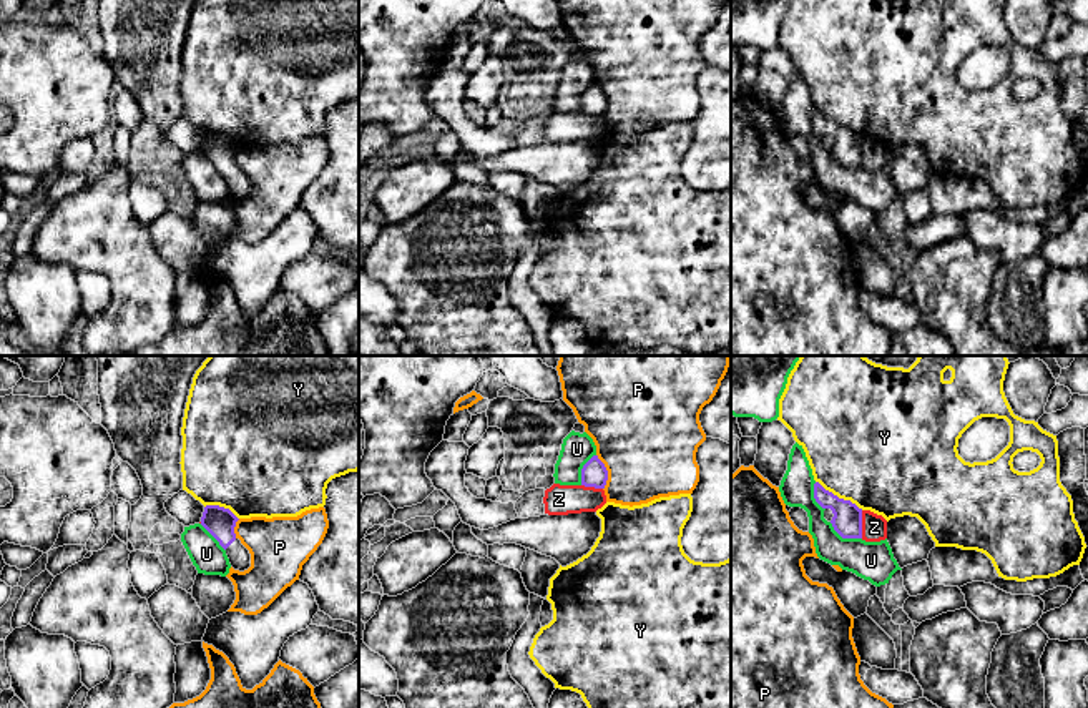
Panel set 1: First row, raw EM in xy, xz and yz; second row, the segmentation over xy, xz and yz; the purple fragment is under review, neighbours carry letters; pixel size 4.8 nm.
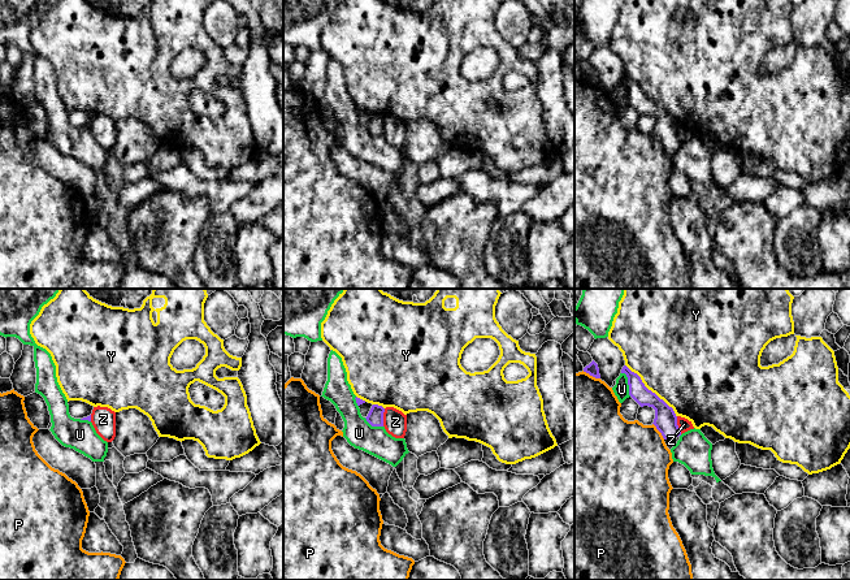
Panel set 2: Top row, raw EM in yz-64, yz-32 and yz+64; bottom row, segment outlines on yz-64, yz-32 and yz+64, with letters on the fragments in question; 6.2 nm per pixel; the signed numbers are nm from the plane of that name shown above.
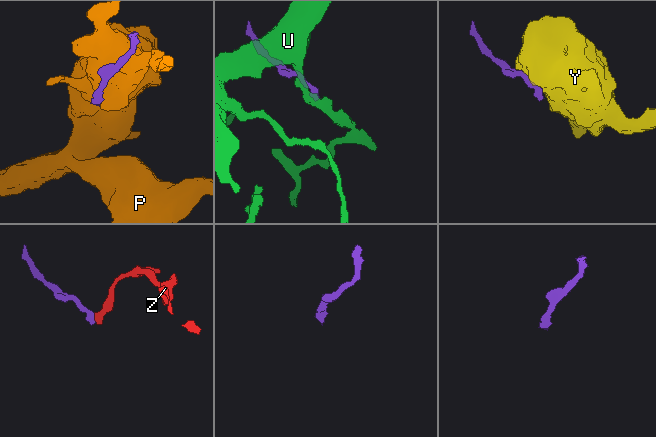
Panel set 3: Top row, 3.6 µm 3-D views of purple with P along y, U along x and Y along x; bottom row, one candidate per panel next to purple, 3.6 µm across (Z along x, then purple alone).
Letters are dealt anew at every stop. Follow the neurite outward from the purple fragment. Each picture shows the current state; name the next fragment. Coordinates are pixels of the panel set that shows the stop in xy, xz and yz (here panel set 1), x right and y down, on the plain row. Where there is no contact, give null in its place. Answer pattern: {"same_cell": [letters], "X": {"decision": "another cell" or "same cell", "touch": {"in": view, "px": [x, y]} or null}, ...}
{"same_cell": [], "P": {"decision": "another cell", "touch": {"in": "xz", "px": [607, 100]}}, "U": {"decision": "another cell", "touch": {"in": "yz", "px": [844, 165]}}, "Y": {"decision": "another cell", "touch": {"in": "yz", "px": [838, 125]}}, "Z": {"decision": "another cell", "touch": {"in": "yz", "px": [861, 152]}}}

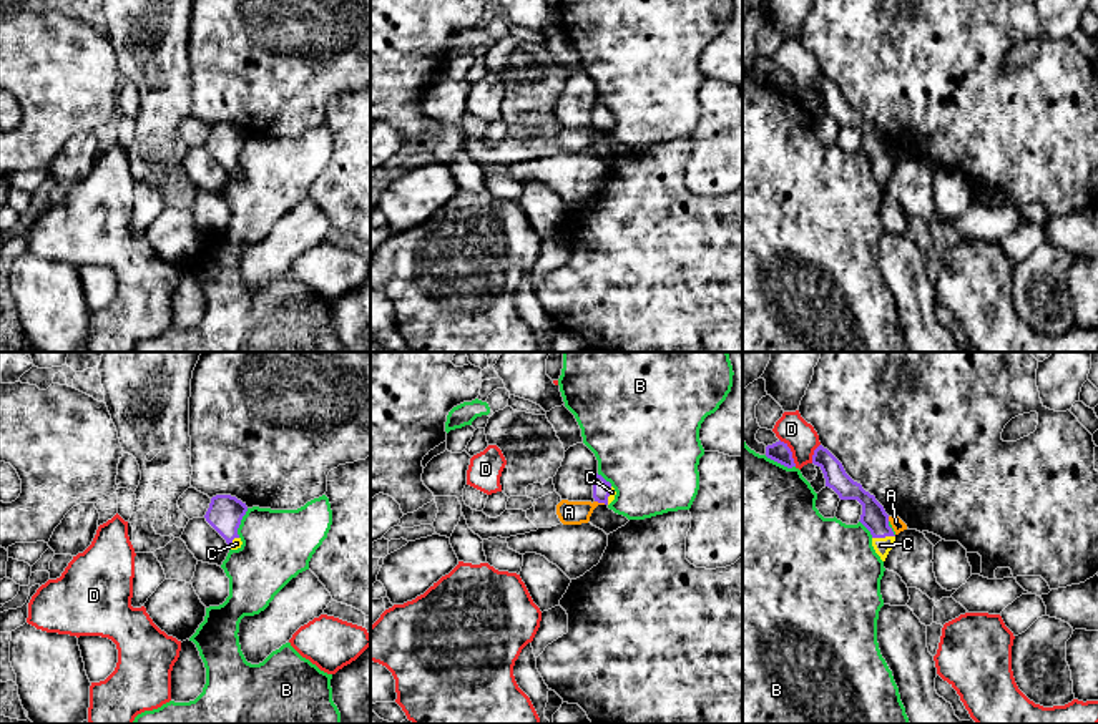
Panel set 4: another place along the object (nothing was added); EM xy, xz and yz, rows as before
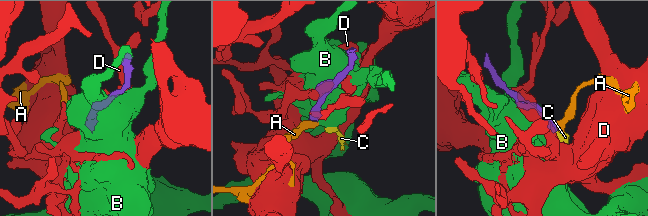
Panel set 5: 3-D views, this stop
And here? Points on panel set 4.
{"same_cell": ["C"], "A": {"decision": "another cell", "touch": {"in": "xz", "px": [600, 130]}}, "B": {"decision": "another cell", "touch": {"in": "yz", "px": [779, 90]}}, "C": {"decision": "same cell", "touch": {"in": "yz", "px": [882, 165]}}, "D": {"decision": "another cell", "touch": {"in": "yz", "px": [791, 80]}}}

